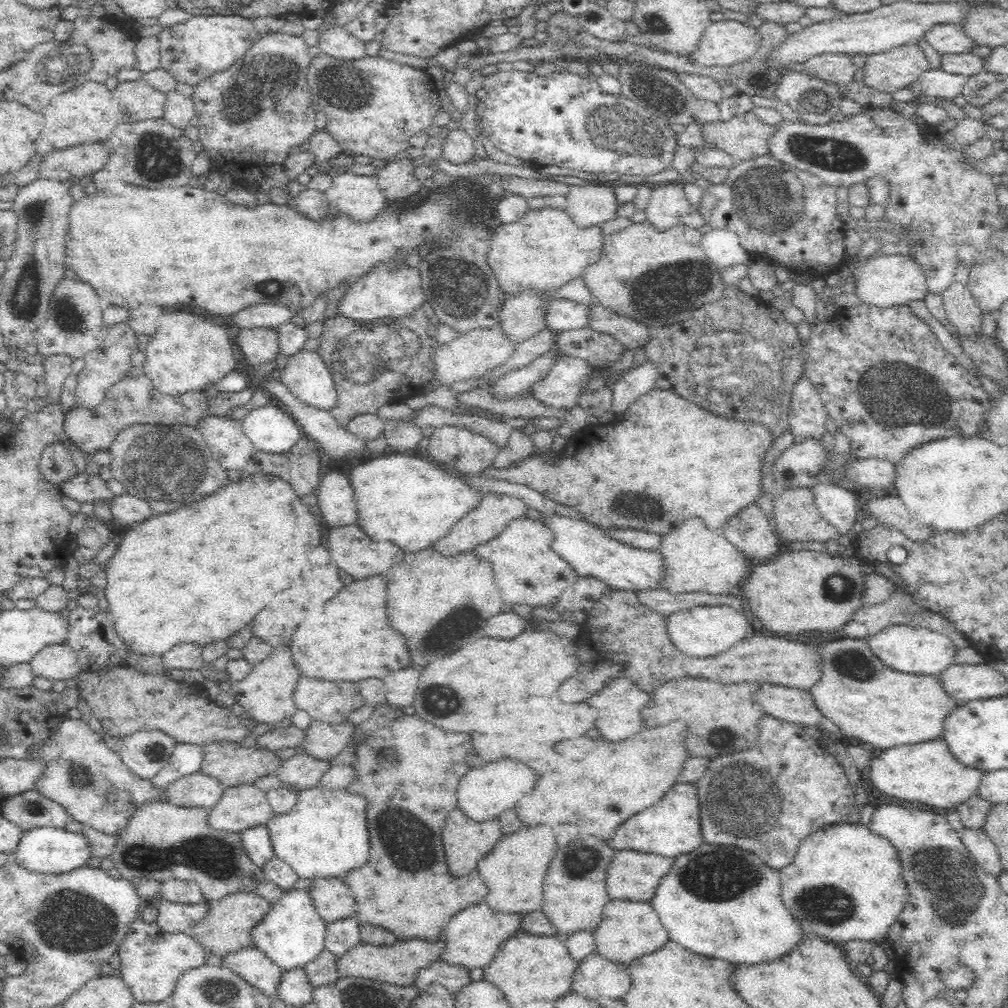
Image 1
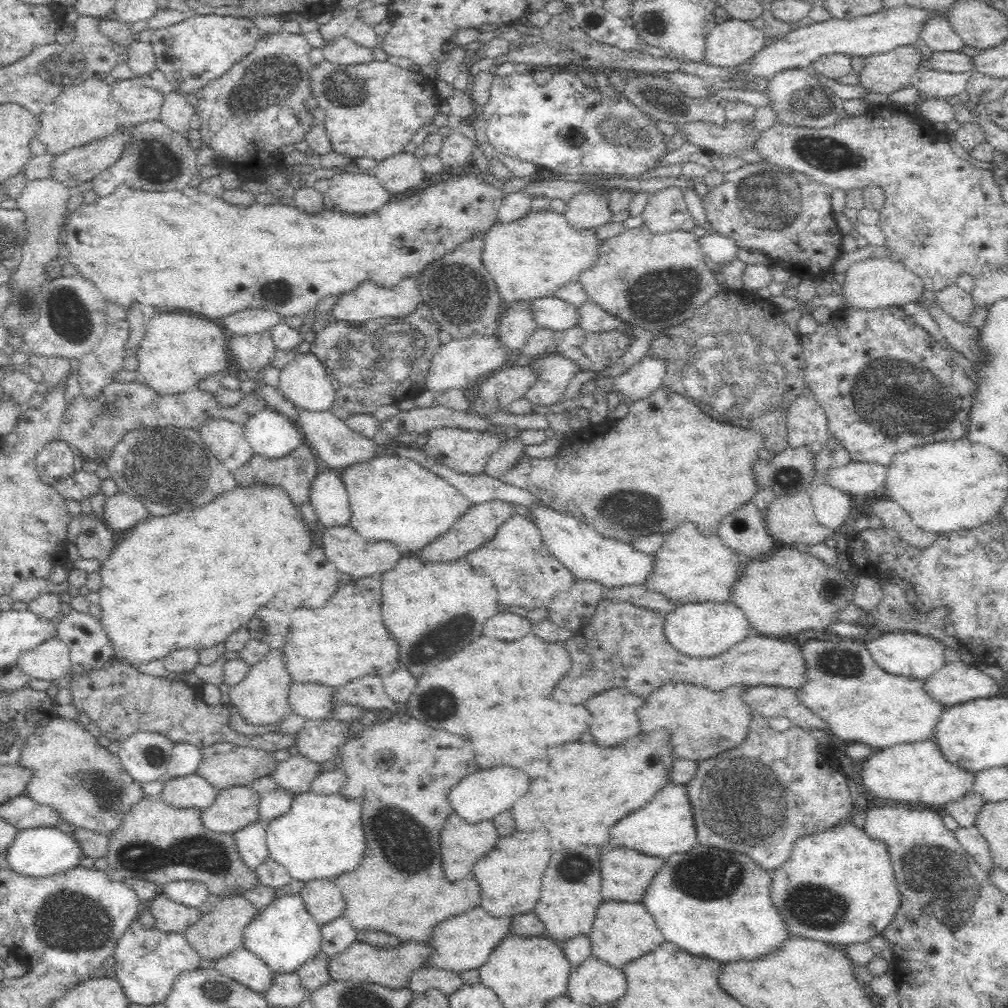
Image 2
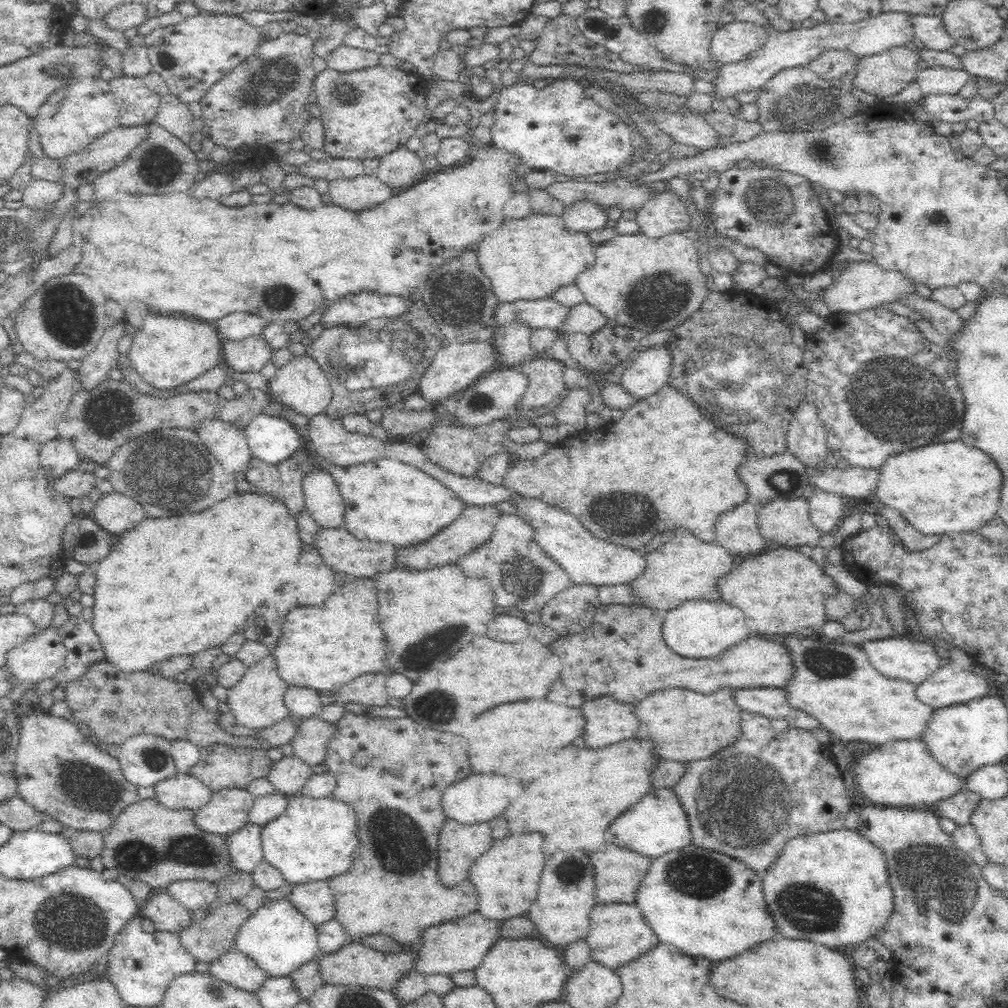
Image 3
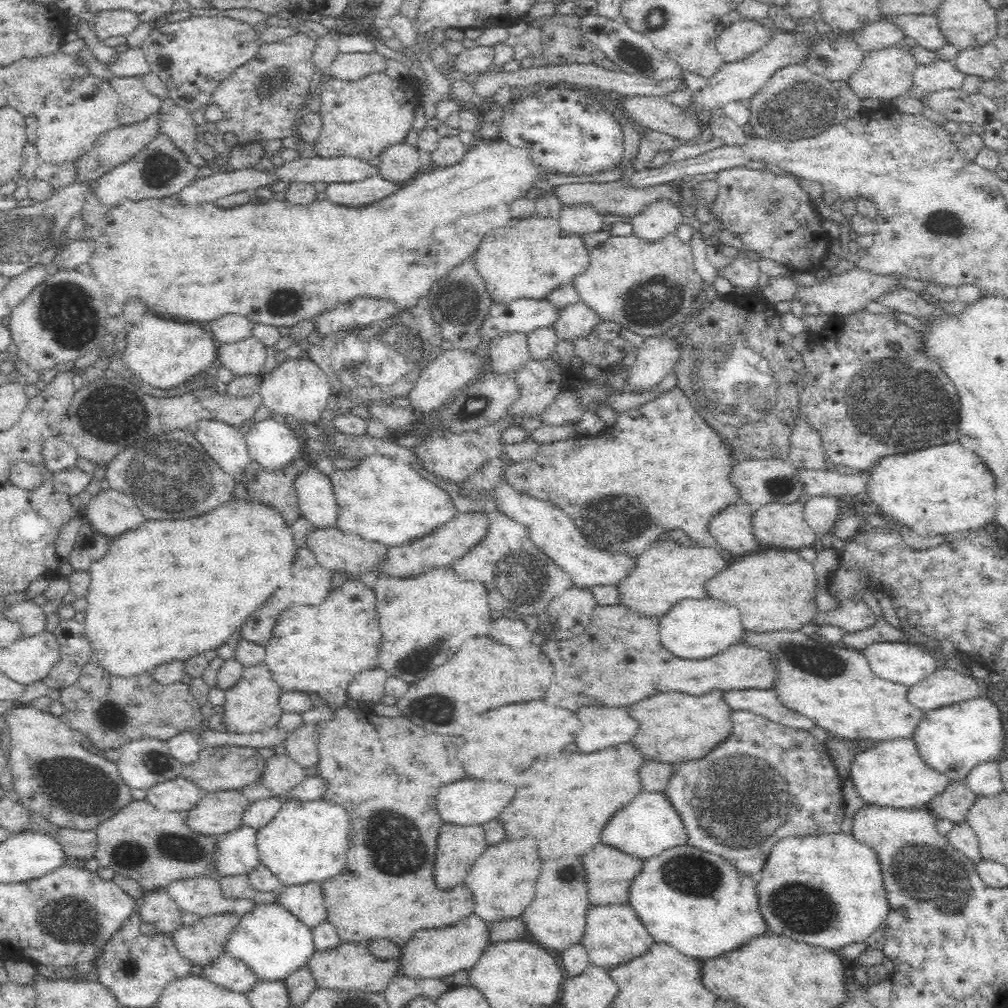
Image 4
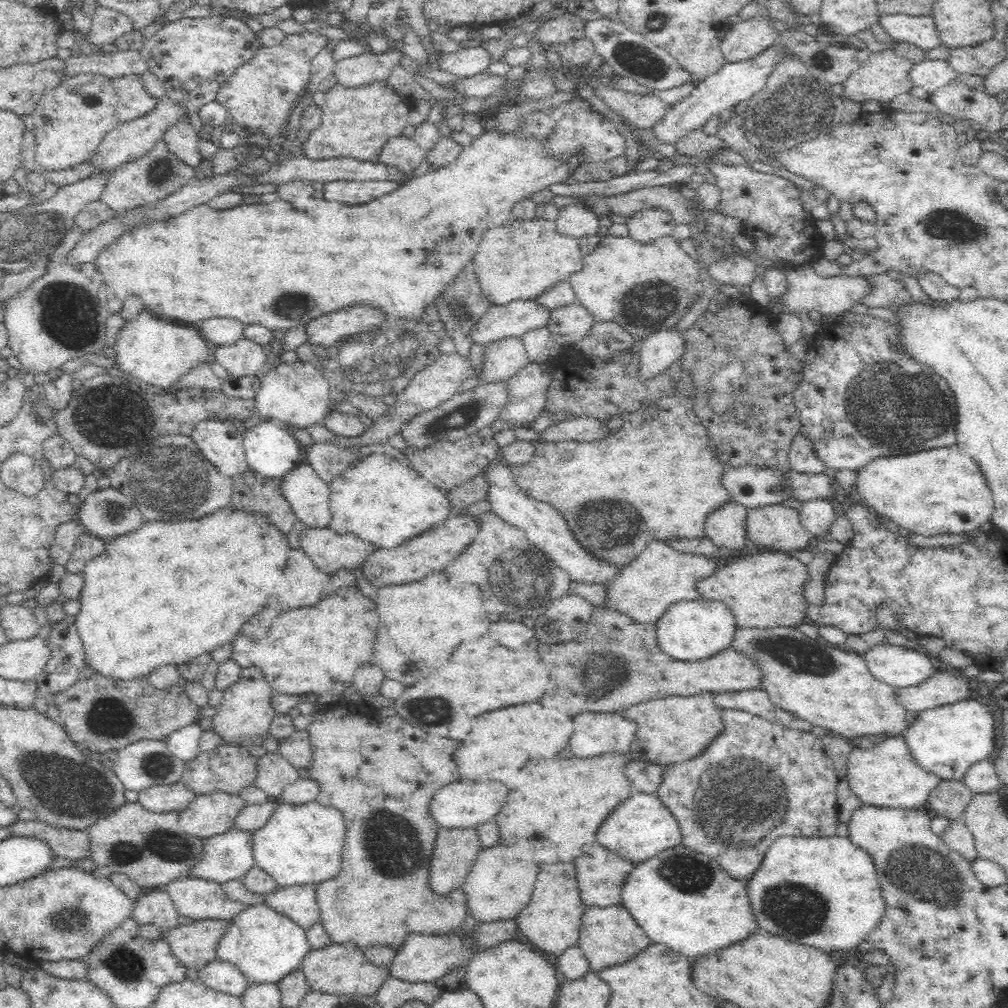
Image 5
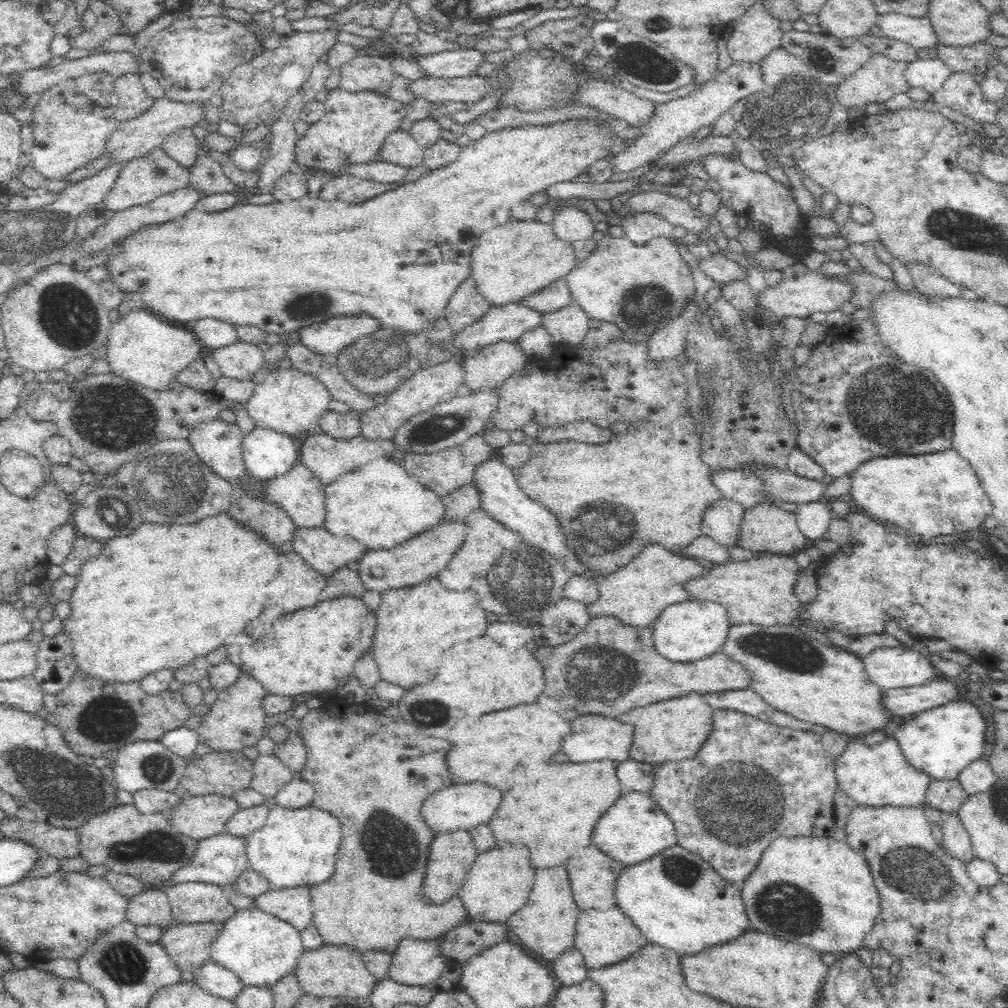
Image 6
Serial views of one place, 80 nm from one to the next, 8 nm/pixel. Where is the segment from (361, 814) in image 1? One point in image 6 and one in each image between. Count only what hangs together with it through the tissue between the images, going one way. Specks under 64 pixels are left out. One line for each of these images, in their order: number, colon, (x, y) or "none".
2: (321, 836)
3: (314, 839)
4: (307, 841)
5: (301, 843)
6: (296, 846)

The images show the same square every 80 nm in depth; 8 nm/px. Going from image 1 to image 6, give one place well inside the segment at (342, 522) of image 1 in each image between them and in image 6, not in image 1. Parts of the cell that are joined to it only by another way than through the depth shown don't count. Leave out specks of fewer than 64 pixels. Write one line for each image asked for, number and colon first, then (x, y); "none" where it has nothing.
2: (328, 495)
3: (322, 499)
4: (316, 497)
5: (309, 495)
6: (299, 491)

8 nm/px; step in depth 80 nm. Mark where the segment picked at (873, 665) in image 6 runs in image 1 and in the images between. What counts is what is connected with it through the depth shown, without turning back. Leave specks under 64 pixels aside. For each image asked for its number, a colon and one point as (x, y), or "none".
1: (917, 650)
2: (906, 653)
3: (899, 656)
4: (906, 662)
5: (901, 667)

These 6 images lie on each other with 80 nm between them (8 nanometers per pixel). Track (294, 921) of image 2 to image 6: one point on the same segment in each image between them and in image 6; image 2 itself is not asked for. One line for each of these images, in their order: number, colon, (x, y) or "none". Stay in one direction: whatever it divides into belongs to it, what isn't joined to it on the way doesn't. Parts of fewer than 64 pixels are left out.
3: (278, 936)
4: (272, 940)
5: (266, 945)
6: (262, 948)

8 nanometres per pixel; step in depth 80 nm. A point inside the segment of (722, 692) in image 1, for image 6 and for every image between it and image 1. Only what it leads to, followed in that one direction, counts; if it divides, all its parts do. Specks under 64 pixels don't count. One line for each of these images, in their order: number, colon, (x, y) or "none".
2: (705, 722)
3: (688, 725)
4: (674, 727)
5: (671, 729)
6: (675, 729)

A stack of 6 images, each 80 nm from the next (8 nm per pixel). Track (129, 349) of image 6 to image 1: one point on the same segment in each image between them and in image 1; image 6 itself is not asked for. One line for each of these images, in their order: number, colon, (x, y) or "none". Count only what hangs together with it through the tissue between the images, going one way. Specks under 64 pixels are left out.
1: (188, 354)
2: (179, 351)
3: (167, 352)
4: (164, 353)
5: (160, 352)

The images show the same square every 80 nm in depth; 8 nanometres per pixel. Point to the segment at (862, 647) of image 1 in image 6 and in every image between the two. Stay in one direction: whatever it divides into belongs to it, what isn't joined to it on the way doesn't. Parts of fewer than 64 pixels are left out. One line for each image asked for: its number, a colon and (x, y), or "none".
2: (862, 702)
3: (835, 682)
4: (834, 685)
5: (832, 687)
6: (813, 681)

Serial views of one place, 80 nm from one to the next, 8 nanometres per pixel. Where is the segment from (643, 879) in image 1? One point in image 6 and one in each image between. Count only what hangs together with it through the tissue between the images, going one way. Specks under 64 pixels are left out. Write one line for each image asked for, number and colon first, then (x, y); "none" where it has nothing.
2: (625, 875)
3: (618, 872)
4: (609, 872)
5: (601, 874)
6: (594, 875)

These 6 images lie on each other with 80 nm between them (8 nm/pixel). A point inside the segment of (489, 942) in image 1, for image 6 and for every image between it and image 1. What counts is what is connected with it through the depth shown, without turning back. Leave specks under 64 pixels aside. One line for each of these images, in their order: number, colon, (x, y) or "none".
2: (465, 941)
3: (460, 944)
4: (435, 952)
5: (423, 956)
6: (416, 961)

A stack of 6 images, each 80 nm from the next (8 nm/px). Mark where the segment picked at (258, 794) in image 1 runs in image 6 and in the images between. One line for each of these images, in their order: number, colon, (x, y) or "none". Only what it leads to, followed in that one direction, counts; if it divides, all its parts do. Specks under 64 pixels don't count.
2: (236, 807)
3: (229, 809)
4: (219, 812)
5: (212, 814)
6: (199, 817)

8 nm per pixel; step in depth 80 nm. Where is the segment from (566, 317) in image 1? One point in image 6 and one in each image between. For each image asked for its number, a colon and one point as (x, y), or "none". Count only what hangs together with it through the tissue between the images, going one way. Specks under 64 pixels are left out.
2: (551, 312)
3: (546, 312)
4: (525, 314)
5: (516, 318)
6: (509, 321)

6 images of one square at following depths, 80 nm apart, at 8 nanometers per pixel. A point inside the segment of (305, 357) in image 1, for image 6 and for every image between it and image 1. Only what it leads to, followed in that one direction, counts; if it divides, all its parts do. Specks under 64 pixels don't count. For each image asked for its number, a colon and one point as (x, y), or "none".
2: (304, 381)
3: (300, 385)
4: (297, 390)
5: (297, 394)
6: (291, 401)

